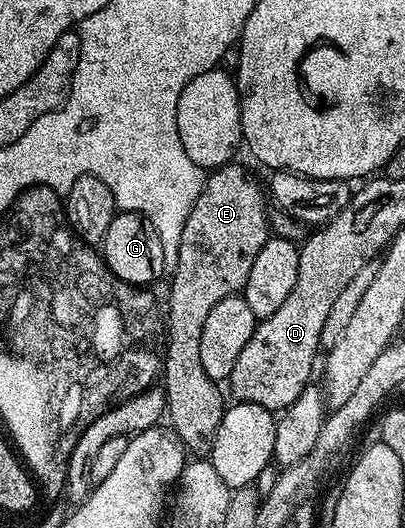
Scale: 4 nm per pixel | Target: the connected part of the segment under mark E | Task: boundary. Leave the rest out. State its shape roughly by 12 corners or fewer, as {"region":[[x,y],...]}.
{"region":[[244,166],[204,179],[171,271],[166,418],[211,455],[226,409],[198,347],[270,236]]}

